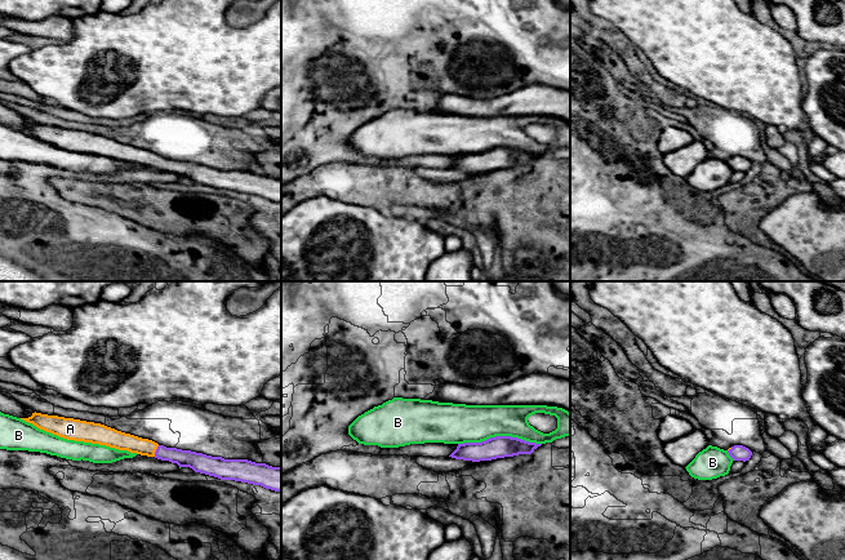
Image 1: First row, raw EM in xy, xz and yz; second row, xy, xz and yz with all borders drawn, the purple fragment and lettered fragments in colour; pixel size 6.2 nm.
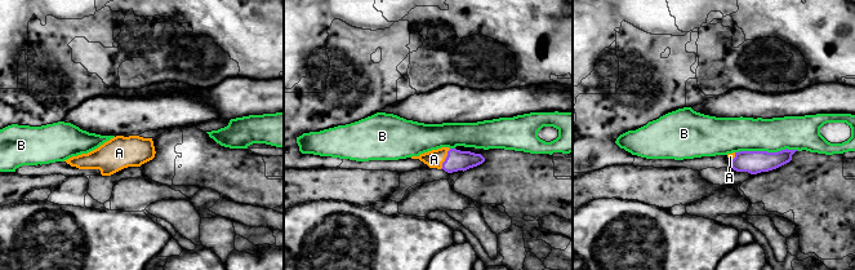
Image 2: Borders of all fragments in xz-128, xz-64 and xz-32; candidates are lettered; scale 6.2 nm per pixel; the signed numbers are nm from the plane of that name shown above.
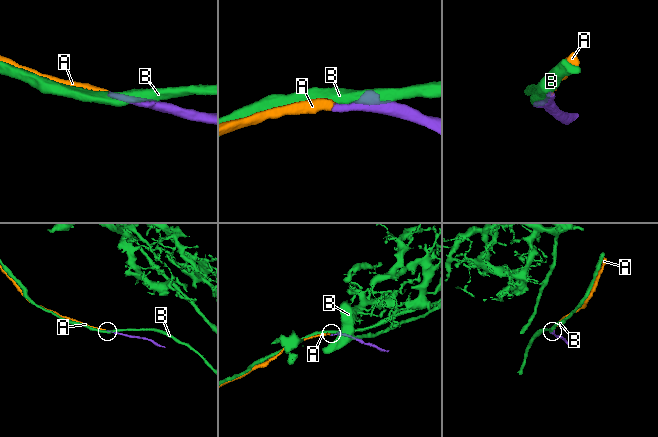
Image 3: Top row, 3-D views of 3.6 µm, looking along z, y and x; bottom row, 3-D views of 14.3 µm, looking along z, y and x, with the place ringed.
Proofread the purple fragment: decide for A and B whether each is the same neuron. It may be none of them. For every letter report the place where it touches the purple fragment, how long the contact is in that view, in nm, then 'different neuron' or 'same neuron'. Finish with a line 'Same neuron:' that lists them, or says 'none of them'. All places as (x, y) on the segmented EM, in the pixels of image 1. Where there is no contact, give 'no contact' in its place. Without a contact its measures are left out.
A: xy (156, 450) | 80 nm | same neuron
B: xz (499, 436) | 500 nm | different neuron
Same neuron: A

